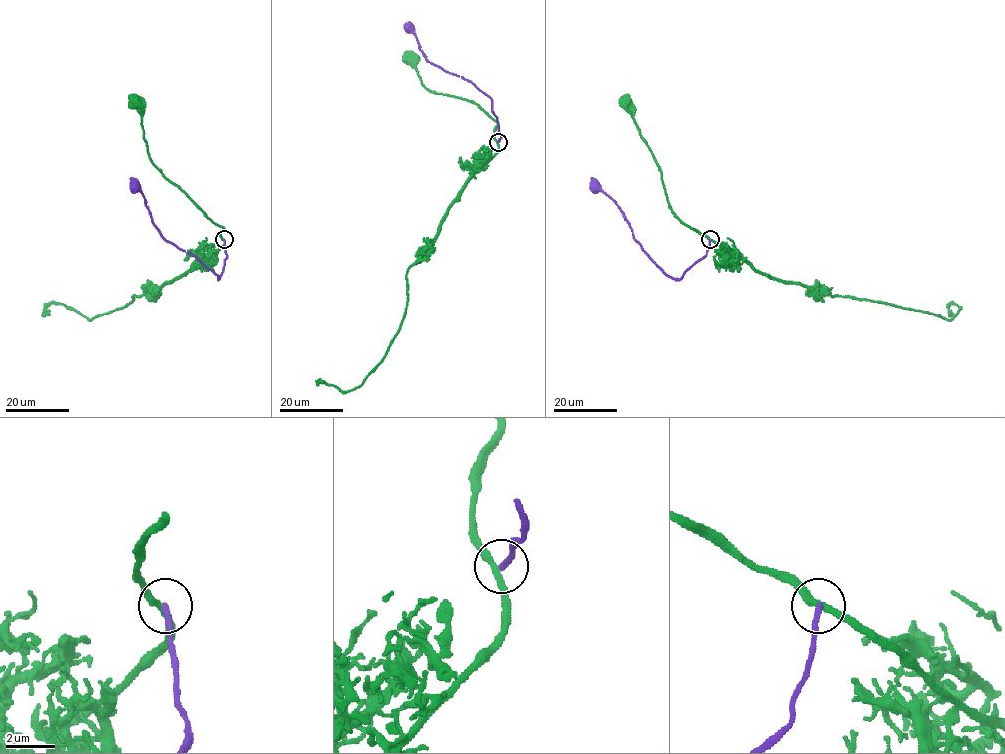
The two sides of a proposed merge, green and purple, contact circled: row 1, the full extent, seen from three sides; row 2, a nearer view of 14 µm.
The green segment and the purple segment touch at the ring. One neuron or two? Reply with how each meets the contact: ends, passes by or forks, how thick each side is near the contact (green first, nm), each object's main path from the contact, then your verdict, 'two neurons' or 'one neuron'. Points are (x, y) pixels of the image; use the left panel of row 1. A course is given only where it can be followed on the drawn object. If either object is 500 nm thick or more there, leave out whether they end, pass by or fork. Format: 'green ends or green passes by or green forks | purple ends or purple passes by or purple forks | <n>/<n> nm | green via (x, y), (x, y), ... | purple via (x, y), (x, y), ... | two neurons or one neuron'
green passes by | purple ends | 280/220 nm | green via (223, 240), (220, 236), (223, 228), (215, 224), (152, 162), (143, 137), (139, 106), (134, 101) | purple via (224, 240), (226, 255), (218, 279), (194, 256), (162, 236), (152, 221), (143, 194), (133, 186) | two neurons

